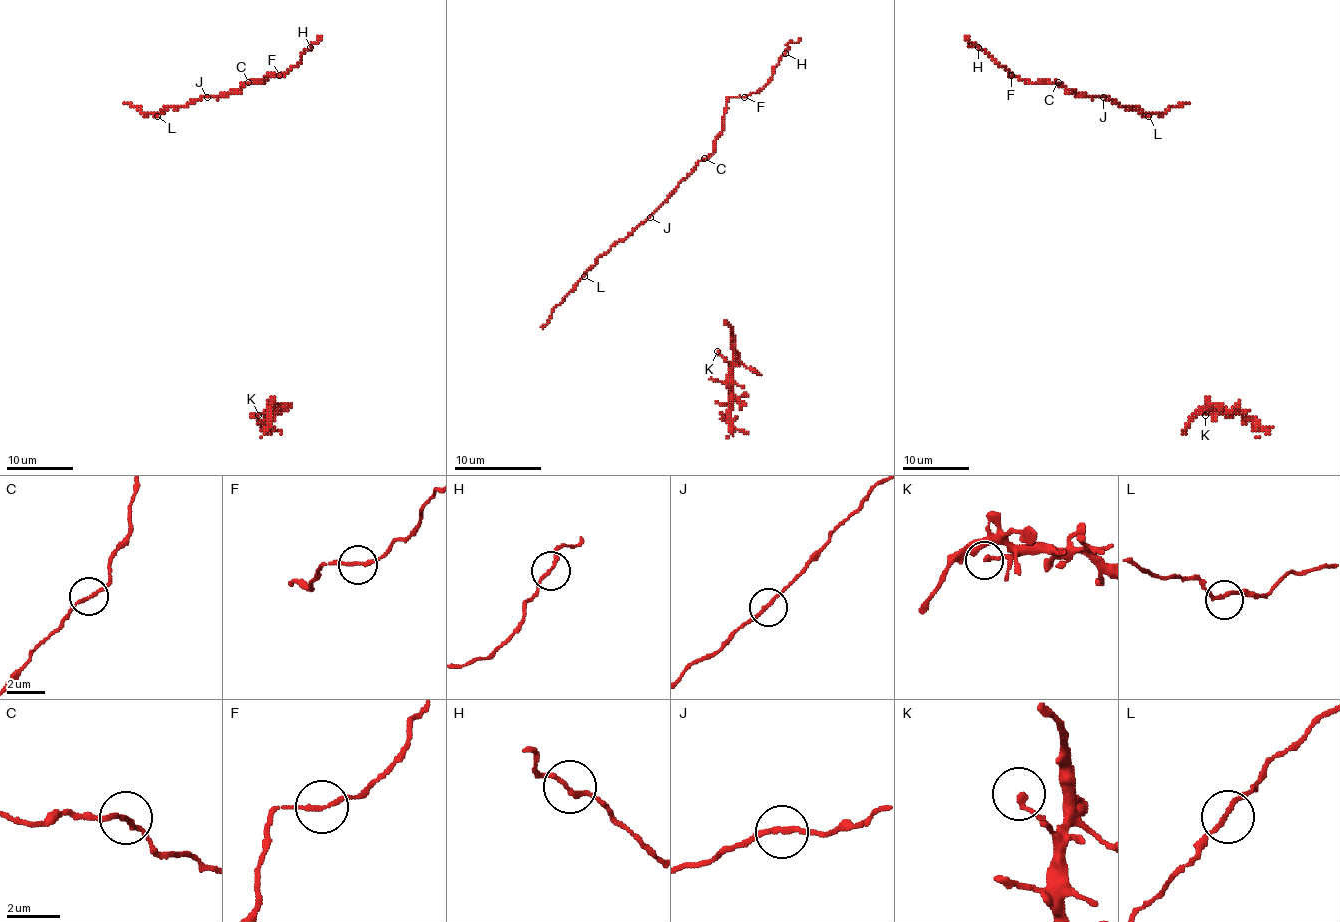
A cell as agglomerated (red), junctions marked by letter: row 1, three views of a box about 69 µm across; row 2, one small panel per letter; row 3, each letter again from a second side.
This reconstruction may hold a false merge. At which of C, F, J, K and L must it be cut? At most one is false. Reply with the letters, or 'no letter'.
no letter

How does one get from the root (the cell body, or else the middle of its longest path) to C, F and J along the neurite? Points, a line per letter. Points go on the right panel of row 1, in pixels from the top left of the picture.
C: (1148, 116), (1105, 97), (1083, 97), (1068, 92), (1058, 82)
F: (1148, 116), (1105, 97), (1083, 97), (1068, 92), (1058, 82), (1040, 81), (1030, 84), (1011, 75)
J: (1148, 116), (1103, 97)

